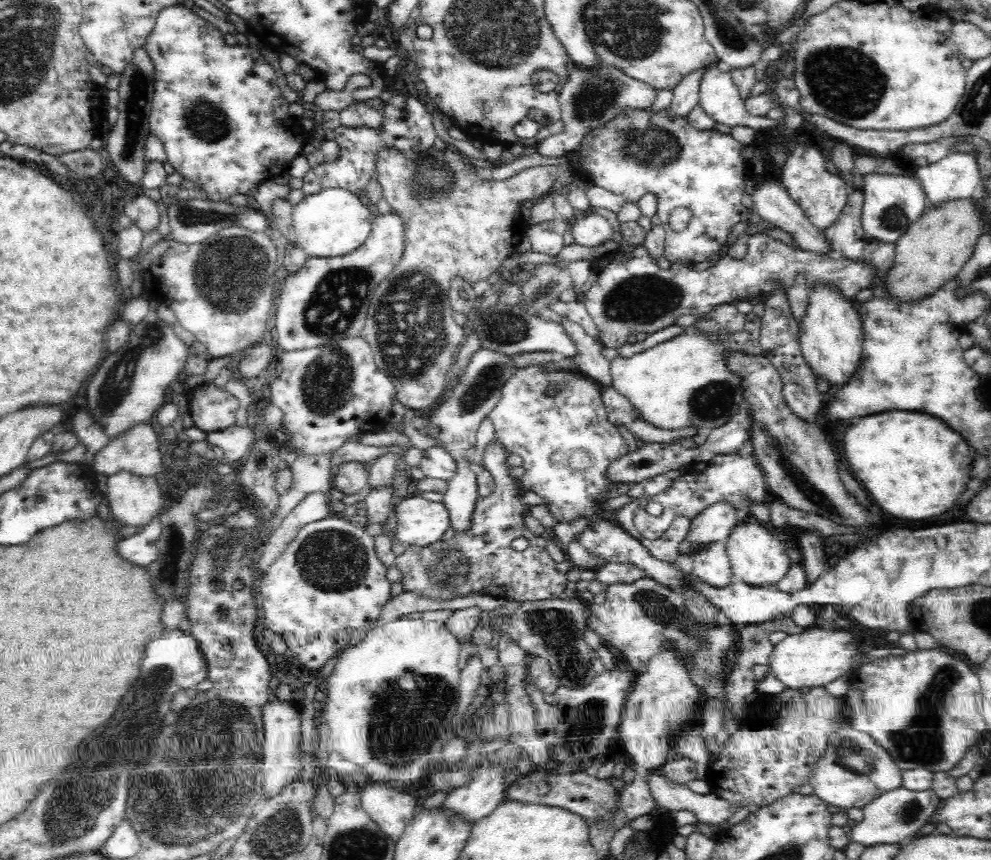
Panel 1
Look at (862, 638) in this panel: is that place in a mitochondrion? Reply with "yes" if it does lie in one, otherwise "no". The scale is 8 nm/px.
no

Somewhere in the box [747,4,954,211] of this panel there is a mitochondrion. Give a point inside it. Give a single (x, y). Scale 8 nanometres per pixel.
(843, 78)

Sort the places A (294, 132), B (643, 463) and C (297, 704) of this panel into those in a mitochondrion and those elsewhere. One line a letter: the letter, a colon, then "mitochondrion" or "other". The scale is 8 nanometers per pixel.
A: other
B: other
C: other

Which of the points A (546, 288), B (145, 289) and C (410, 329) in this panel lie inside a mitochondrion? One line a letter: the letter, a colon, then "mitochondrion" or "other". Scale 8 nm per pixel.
A: mitochondrion
B: other
C: mitochondrion

